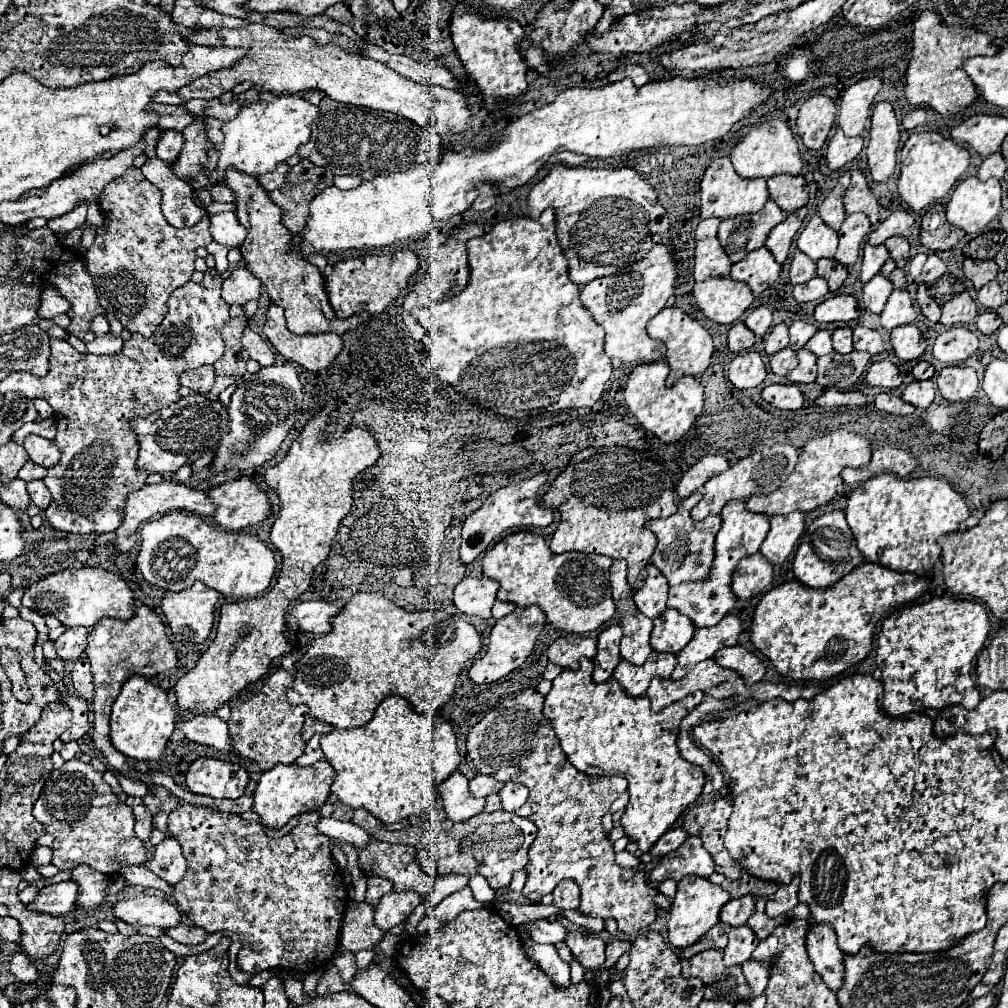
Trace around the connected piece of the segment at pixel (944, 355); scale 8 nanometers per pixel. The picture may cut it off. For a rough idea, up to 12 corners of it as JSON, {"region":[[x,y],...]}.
{"region":[[968,327],[944,331],[932,345],[934,357],[948,365],[978,351]]}

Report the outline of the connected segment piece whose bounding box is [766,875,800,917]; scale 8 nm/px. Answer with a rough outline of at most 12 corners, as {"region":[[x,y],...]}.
{"region":[[796,875],[766,903],[768,917],[778,917],[798,905]]}

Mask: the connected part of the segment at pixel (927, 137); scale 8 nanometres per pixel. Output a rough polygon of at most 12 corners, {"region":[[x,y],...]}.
{"region":[[936,131],[900,149],[898,193],[920,211],[948,197],[970,153]]}

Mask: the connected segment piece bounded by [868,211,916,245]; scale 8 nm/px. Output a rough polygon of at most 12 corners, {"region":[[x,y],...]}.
{"region":[[894,211],[868,237],[880,245],[892,235],[910,237],[914,215]]}

